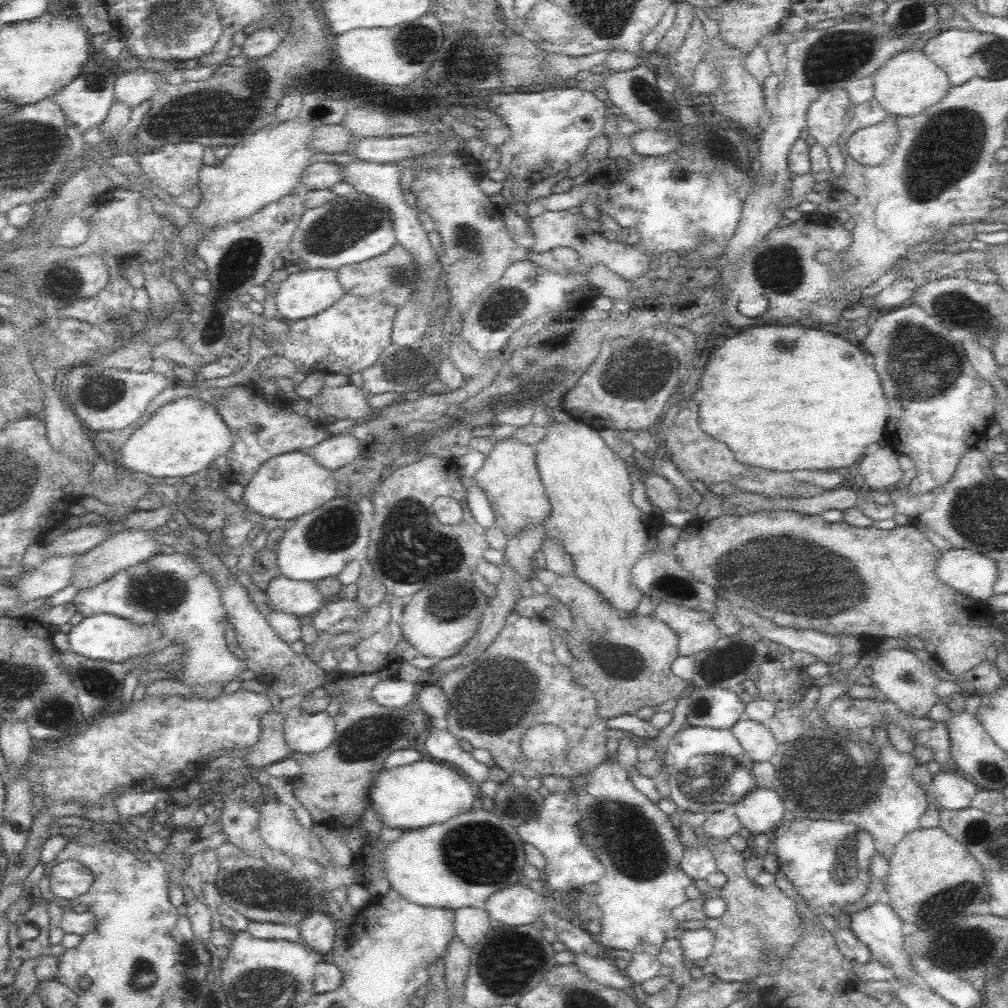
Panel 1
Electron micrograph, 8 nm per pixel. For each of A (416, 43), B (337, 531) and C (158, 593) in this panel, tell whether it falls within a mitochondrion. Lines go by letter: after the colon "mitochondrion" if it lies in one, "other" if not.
A: mitochondrion
B: mitochondrion
C: mitochondrion

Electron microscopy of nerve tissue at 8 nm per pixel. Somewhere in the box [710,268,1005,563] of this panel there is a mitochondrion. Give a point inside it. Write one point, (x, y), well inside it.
(922, 367)

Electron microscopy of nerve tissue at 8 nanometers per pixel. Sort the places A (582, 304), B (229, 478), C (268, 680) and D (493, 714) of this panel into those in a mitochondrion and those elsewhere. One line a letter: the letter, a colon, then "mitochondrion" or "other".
A: other
B: other
C: other
D: mitochondrion

